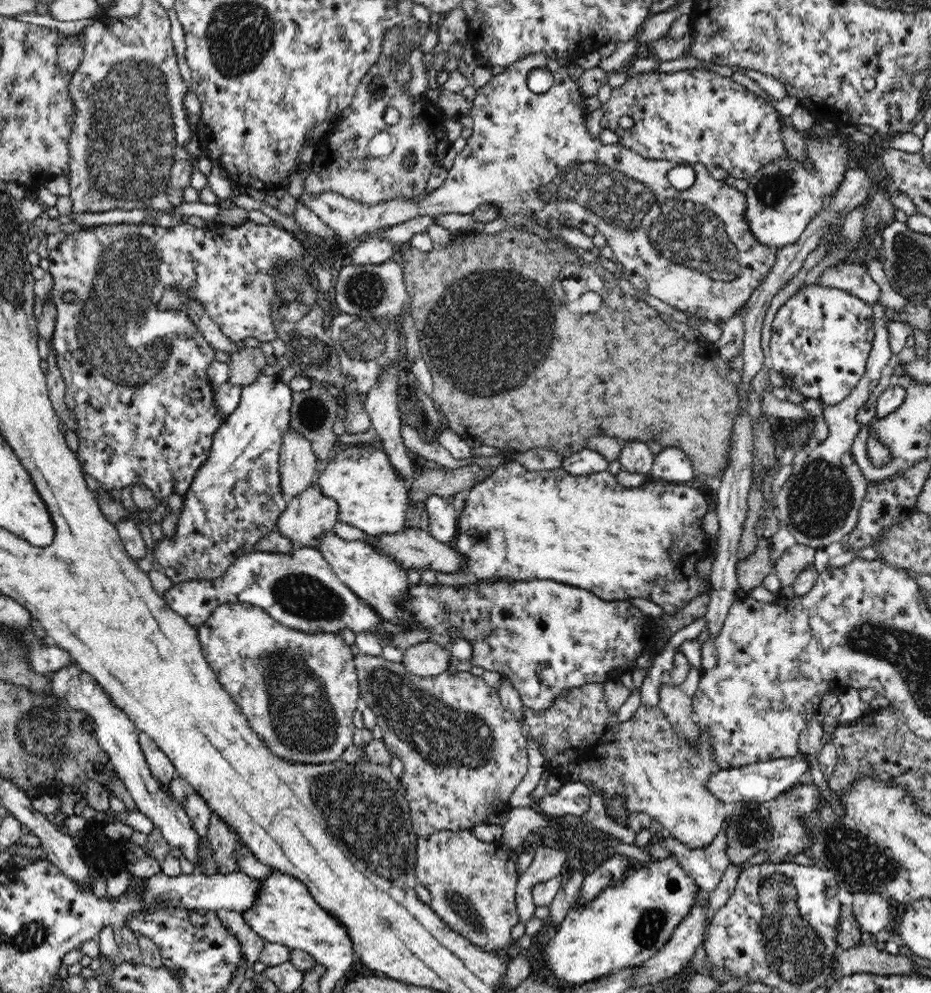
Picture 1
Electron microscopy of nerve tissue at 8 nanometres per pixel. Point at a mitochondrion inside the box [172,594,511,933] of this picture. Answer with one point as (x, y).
(451, 739)

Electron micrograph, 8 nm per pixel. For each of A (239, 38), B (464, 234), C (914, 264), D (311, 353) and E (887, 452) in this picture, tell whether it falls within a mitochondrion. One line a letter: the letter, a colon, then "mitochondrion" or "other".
A: mitochondrion
B: other
C: mitochondrion
D: mitochondrion
E: other

